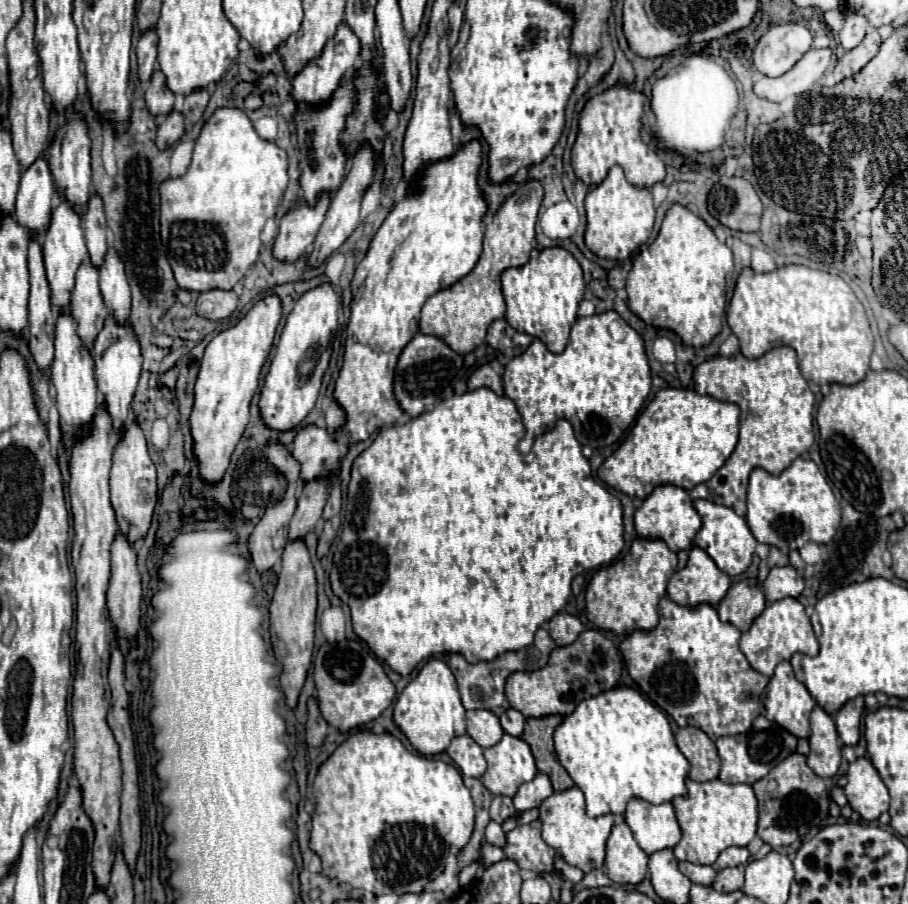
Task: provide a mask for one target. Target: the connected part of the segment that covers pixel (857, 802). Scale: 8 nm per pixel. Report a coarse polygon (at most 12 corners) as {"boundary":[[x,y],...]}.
{"boundary":[[868,756],[848,768],[852,810],[878,820],[890,796]]}

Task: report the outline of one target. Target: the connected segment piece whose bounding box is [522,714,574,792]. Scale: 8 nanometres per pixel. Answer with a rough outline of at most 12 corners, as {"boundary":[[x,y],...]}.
{"boundary":[[560,714],[526,718],[522,738],[556,792],[574,786],[552,734]]}

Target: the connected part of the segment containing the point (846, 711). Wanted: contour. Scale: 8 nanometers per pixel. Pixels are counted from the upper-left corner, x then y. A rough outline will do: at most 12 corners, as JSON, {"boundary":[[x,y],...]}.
{"boundary":[[864,696],[836,712],[836,728],[846,746],[860,738]]}

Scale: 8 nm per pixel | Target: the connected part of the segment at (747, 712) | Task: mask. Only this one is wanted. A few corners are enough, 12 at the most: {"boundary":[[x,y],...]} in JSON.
{"boundary":[[710,604],[658,606],[620,652],[642,694],[712,740],[768,676]]}

